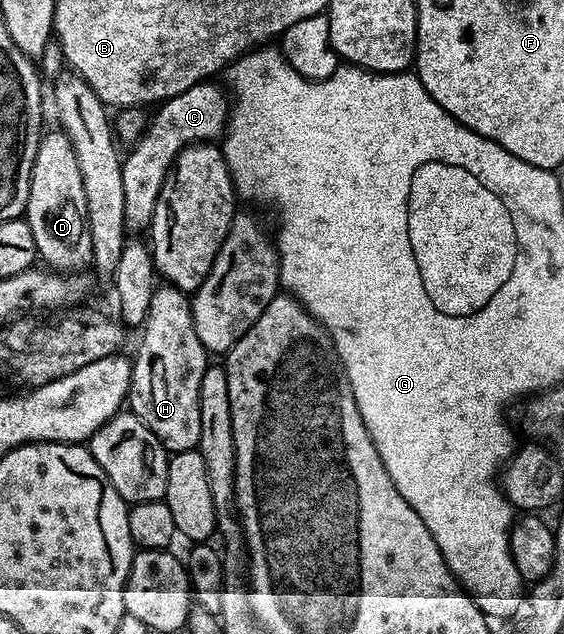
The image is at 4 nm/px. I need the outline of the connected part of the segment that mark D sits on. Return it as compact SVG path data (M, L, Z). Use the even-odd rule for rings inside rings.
M53 128L40 140L35 164L31 172L30 192L24 219L30 224L37 257L49 269L57 273L81 273L92 263L89 212L86 207L86 192L82 185L82 174L70 140L64 131Z

